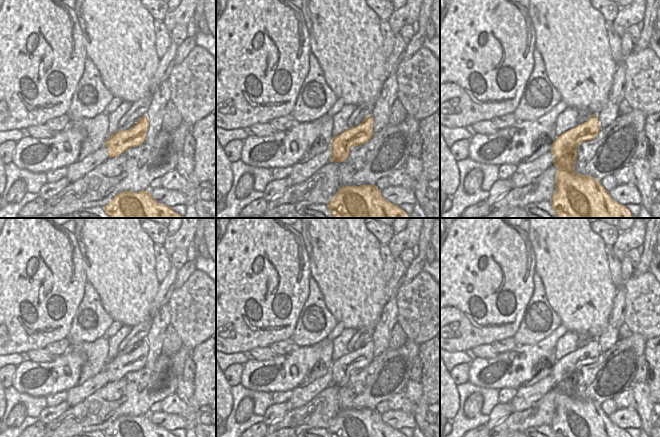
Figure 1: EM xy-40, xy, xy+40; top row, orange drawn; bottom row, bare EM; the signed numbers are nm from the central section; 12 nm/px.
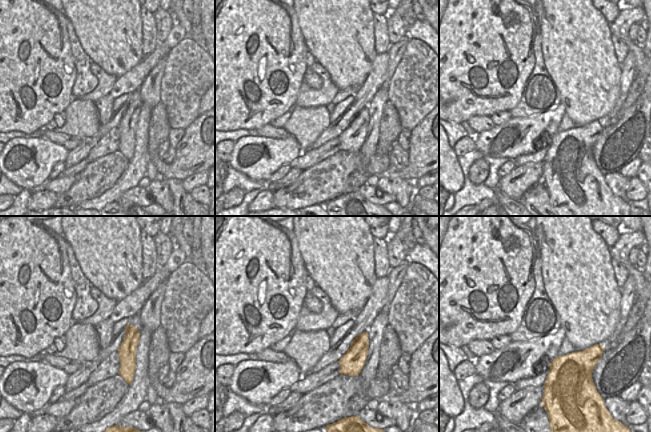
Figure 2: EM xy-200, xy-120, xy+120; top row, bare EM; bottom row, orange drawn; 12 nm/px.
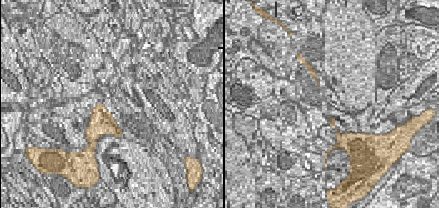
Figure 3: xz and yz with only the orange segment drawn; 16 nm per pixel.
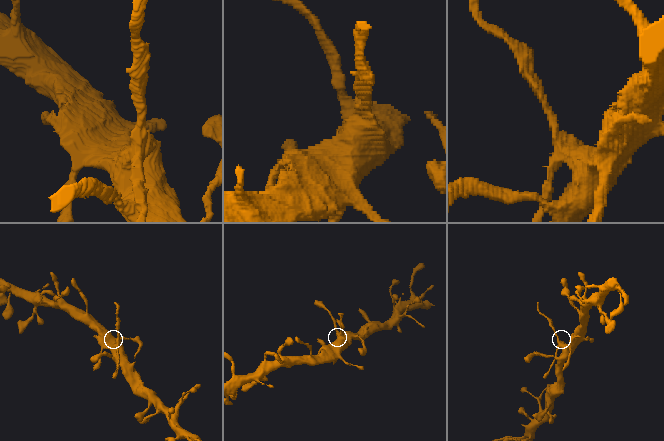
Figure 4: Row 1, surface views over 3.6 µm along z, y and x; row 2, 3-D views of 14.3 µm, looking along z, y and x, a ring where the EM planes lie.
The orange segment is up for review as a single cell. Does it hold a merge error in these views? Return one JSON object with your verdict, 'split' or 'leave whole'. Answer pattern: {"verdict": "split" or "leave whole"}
{"verdict": "split"}

